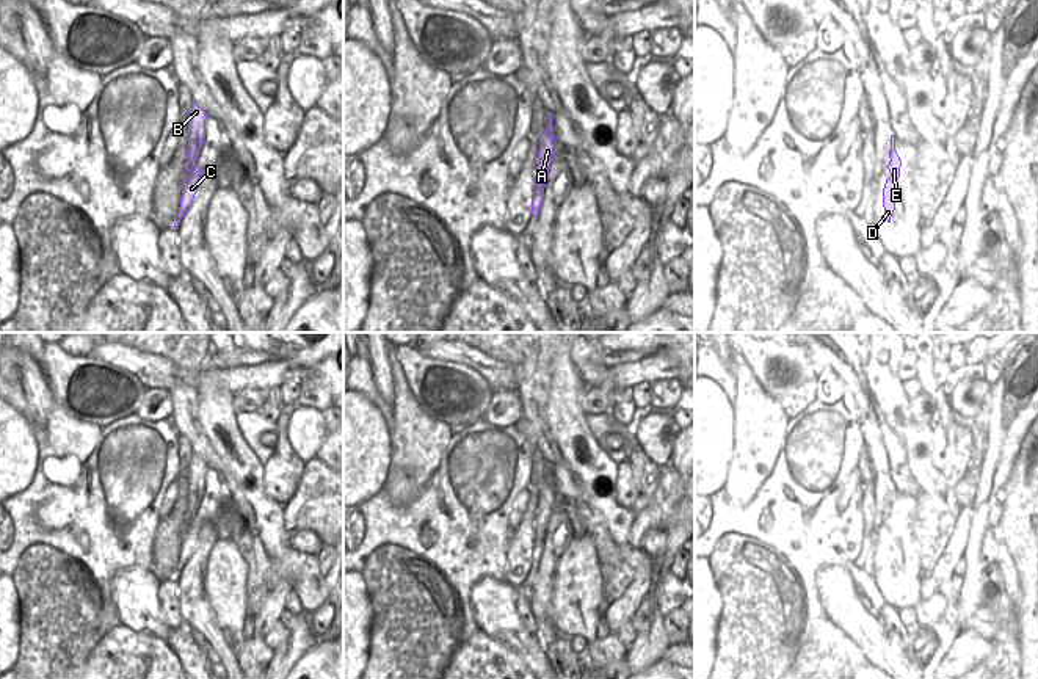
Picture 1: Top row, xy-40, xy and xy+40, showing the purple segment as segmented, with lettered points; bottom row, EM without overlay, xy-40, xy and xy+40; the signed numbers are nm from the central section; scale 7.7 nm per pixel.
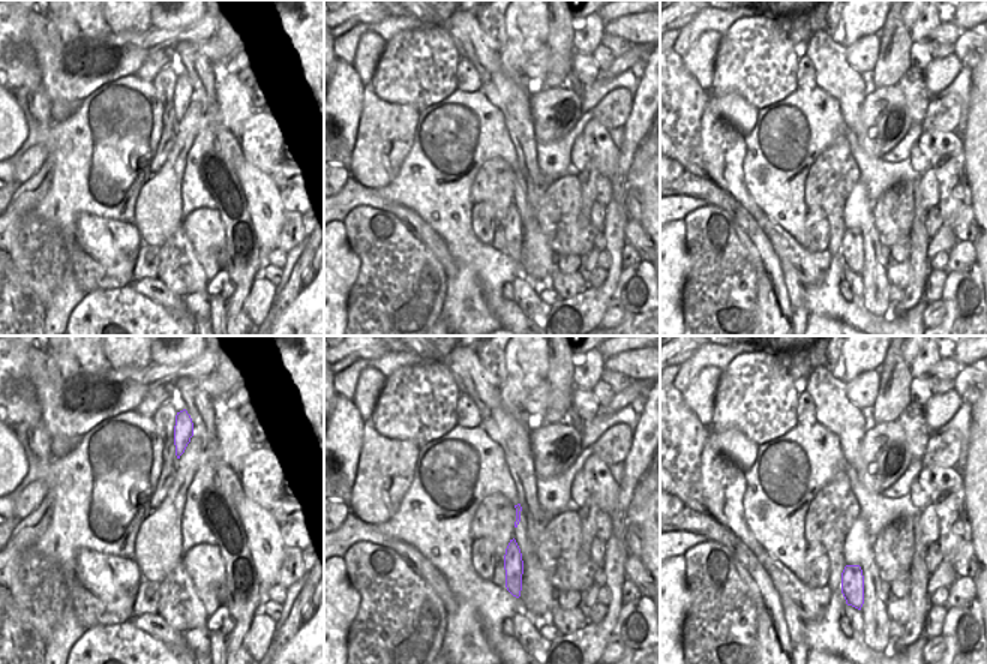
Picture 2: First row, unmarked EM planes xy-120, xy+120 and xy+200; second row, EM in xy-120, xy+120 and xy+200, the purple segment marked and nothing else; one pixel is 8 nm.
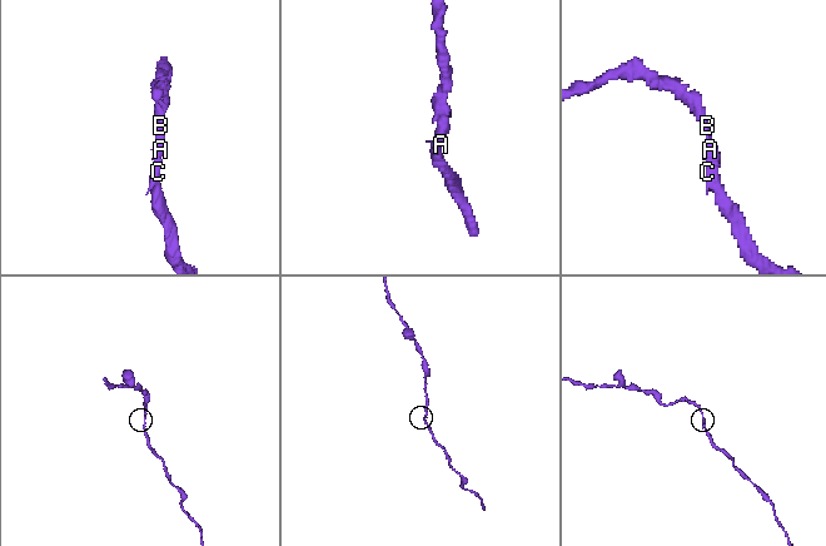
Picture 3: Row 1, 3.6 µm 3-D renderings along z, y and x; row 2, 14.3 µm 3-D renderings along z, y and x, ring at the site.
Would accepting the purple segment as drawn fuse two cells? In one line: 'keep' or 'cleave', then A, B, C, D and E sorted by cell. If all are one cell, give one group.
keep; A B C D E

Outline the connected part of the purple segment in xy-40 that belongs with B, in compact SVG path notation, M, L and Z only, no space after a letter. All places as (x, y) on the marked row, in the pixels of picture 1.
M196 102L191 103L191 110L188 113L188 151L187 151L188 165L185 166L188 177L182 185L180 207L172 227L179 226L180 220L188 212L198 191L198 183L202 172L201 168L196 165L196 162L205 138L207 116L209 114Z

